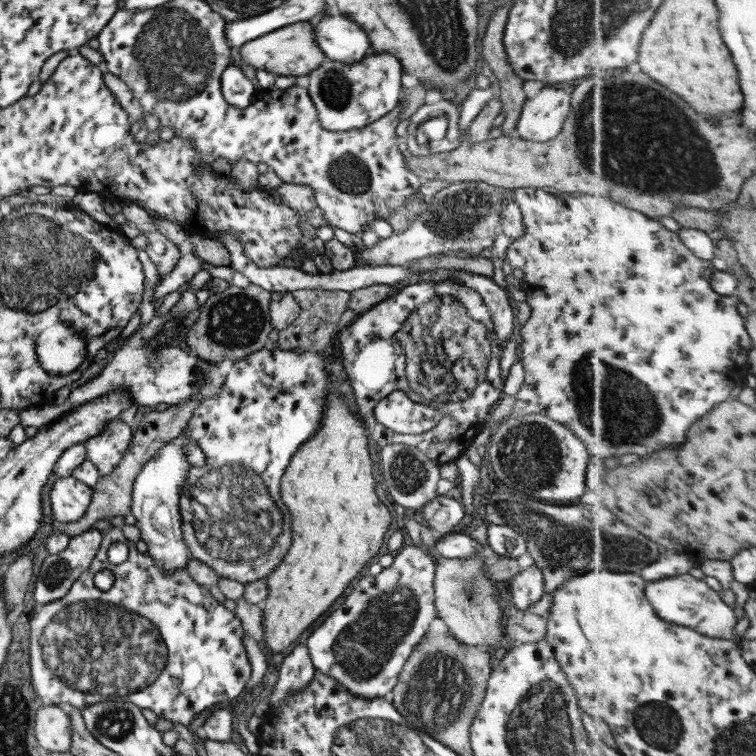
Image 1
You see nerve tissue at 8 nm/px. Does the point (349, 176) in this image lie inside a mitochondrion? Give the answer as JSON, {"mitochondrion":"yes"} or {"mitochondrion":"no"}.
{"mitochondrion":"yes"}

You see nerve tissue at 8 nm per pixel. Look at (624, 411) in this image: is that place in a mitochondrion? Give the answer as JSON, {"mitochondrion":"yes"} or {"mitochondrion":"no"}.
{"mitochondrion":"yes"}

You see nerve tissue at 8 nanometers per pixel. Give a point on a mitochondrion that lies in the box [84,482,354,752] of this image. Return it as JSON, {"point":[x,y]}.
{"point":[116,723]}

